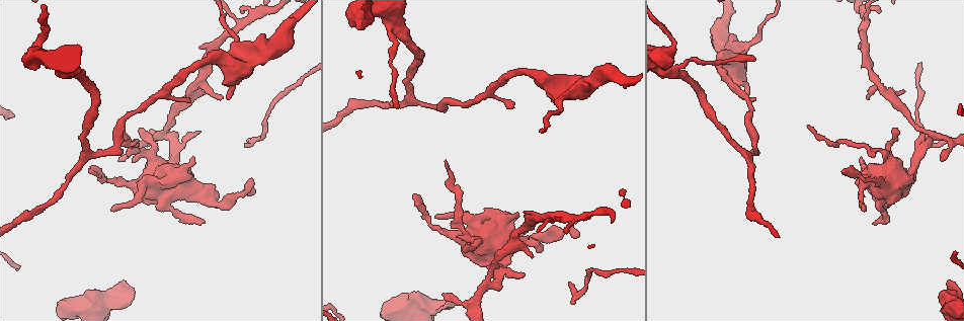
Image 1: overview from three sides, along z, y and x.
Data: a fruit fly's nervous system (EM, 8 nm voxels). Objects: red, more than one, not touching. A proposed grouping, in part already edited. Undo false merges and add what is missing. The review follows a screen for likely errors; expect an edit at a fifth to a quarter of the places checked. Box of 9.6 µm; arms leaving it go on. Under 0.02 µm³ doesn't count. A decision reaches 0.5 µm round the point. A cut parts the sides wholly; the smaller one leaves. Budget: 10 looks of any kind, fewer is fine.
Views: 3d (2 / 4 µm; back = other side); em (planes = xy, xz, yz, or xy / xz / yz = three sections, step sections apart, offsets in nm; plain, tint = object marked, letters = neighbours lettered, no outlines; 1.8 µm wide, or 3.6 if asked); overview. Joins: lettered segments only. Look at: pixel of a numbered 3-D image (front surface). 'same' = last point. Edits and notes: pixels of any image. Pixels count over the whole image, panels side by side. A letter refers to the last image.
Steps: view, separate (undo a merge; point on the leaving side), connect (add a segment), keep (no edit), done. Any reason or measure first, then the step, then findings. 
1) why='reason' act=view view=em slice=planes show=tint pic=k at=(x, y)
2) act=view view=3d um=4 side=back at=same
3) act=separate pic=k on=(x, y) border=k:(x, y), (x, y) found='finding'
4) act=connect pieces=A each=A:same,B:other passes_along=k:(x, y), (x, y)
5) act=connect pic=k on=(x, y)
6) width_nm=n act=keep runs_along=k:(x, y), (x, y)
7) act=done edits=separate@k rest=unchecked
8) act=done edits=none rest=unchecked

why='end of a long branch' act=view view=3d um=4 side=back pic=1 at=(413, 195)

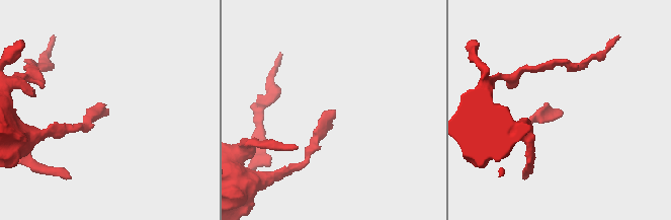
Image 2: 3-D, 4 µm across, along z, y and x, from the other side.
act=view view=em slice=planes show=letters pic=2 at=(332, 111)

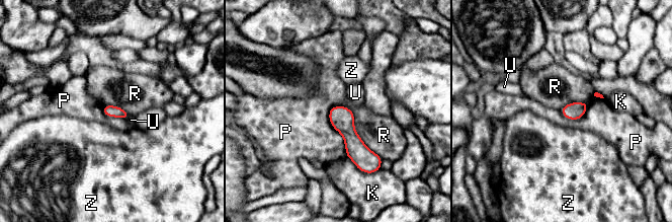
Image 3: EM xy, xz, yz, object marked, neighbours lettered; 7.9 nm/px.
act=keep each=K:other,P:other,R:other,U:other,Z:other runs_along=3:(335, 108), (354, 147), (369, 162) found='none of them fits'

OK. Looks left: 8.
why='branch stops here' act=view view=em slice=xy step=4 show=letters pic=1 at=(222, 97)

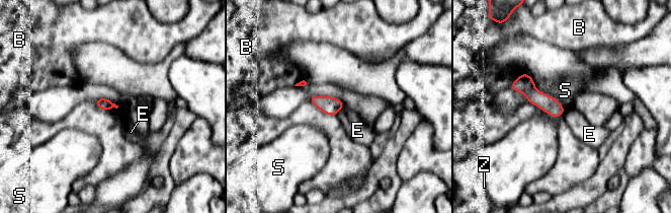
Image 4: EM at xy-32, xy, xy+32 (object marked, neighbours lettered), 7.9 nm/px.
width_nm=90 act=keep each=B:other,E:other,S:other,Z:other border=4:(344, 107), (336, 115) found='no lettered segment goes on from it'

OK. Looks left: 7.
why='free end' act=view view=em slice=planes show=letters pic=1 at=(949, 281)

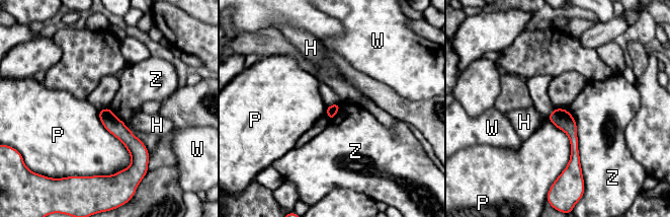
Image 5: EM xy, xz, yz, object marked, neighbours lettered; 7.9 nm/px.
act=keep each=H:other,P:other,W:other,Z:other runs_along=5:(557, 111), (574, 141), (570, 170) found='no lettered segment goes on from it'

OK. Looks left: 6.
act=view view=3d um=4 pic=1 at=(884, 209)

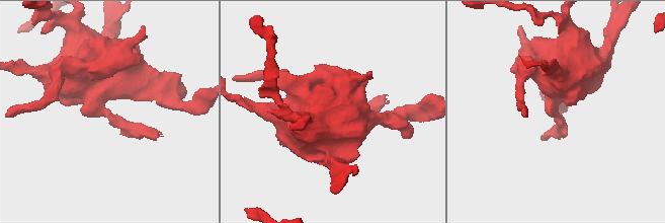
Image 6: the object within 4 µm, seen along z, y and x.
why='need the tissue' act=view view=em um=3.6 slice=planes show=letters pic=6 at=(108, 114)

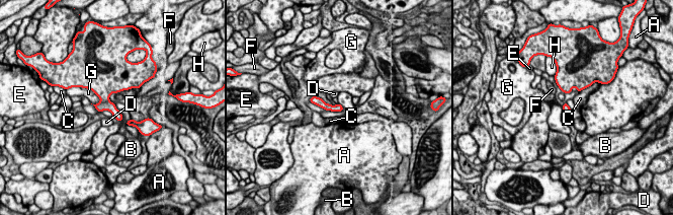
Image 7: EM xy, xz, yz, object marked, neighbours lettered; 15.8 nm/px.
width_nm=130 longest_contact=G:360nm act=keep each=A:other,B:other,C:other,D:other,E:other,F:other,G:other,H:other found='one neuron here'

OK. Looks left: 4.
act=done edits=none rest=unchecked

